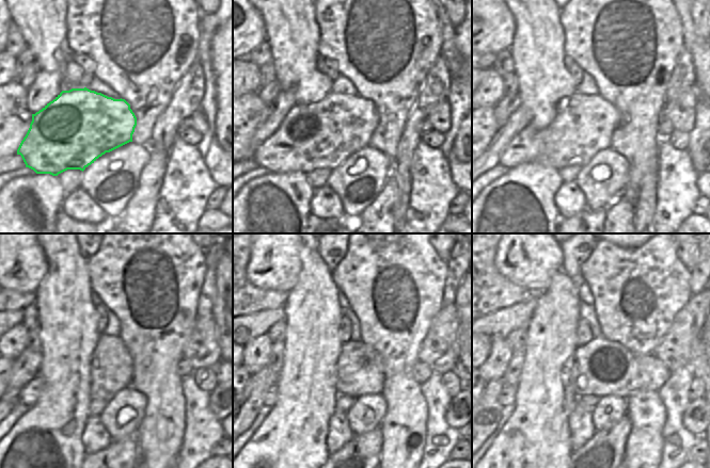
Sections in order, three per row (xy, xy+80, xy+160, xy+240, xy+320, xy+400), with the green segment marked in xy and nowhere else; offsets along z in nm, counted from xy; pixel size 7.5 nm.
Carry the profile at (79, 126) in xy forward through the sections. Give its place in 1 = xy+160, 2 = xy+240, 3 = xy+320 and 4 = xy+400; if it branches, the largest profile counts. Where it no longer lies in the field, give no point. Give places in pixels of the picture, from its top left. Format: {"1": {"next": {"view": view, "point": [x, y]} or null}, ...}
{"1": {"next": {"view": "xy+160", "point": [584, 125]}}, "2": {"next": {"view": "xy+240", "point": [111, 367]}}, "3": {"next": {"view": "xy+320", "point": [269, 398]}}, "4": {"next": {"view": "xy+400", "point": [506, 397]}}}

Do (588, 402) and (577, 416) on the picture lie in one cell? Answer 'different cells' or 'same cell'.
different cells

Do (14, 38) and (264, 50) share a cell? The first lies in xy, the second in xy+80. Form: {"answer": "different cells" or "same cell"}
{"answer": "same cell"}

